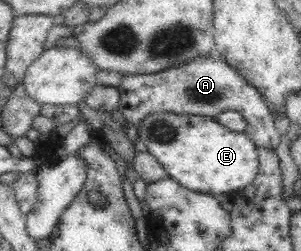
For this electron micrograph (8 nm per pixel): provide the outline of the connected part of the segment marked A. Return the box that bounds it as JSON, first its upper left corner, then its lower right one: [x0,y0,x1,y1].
[116,50,281,149]

